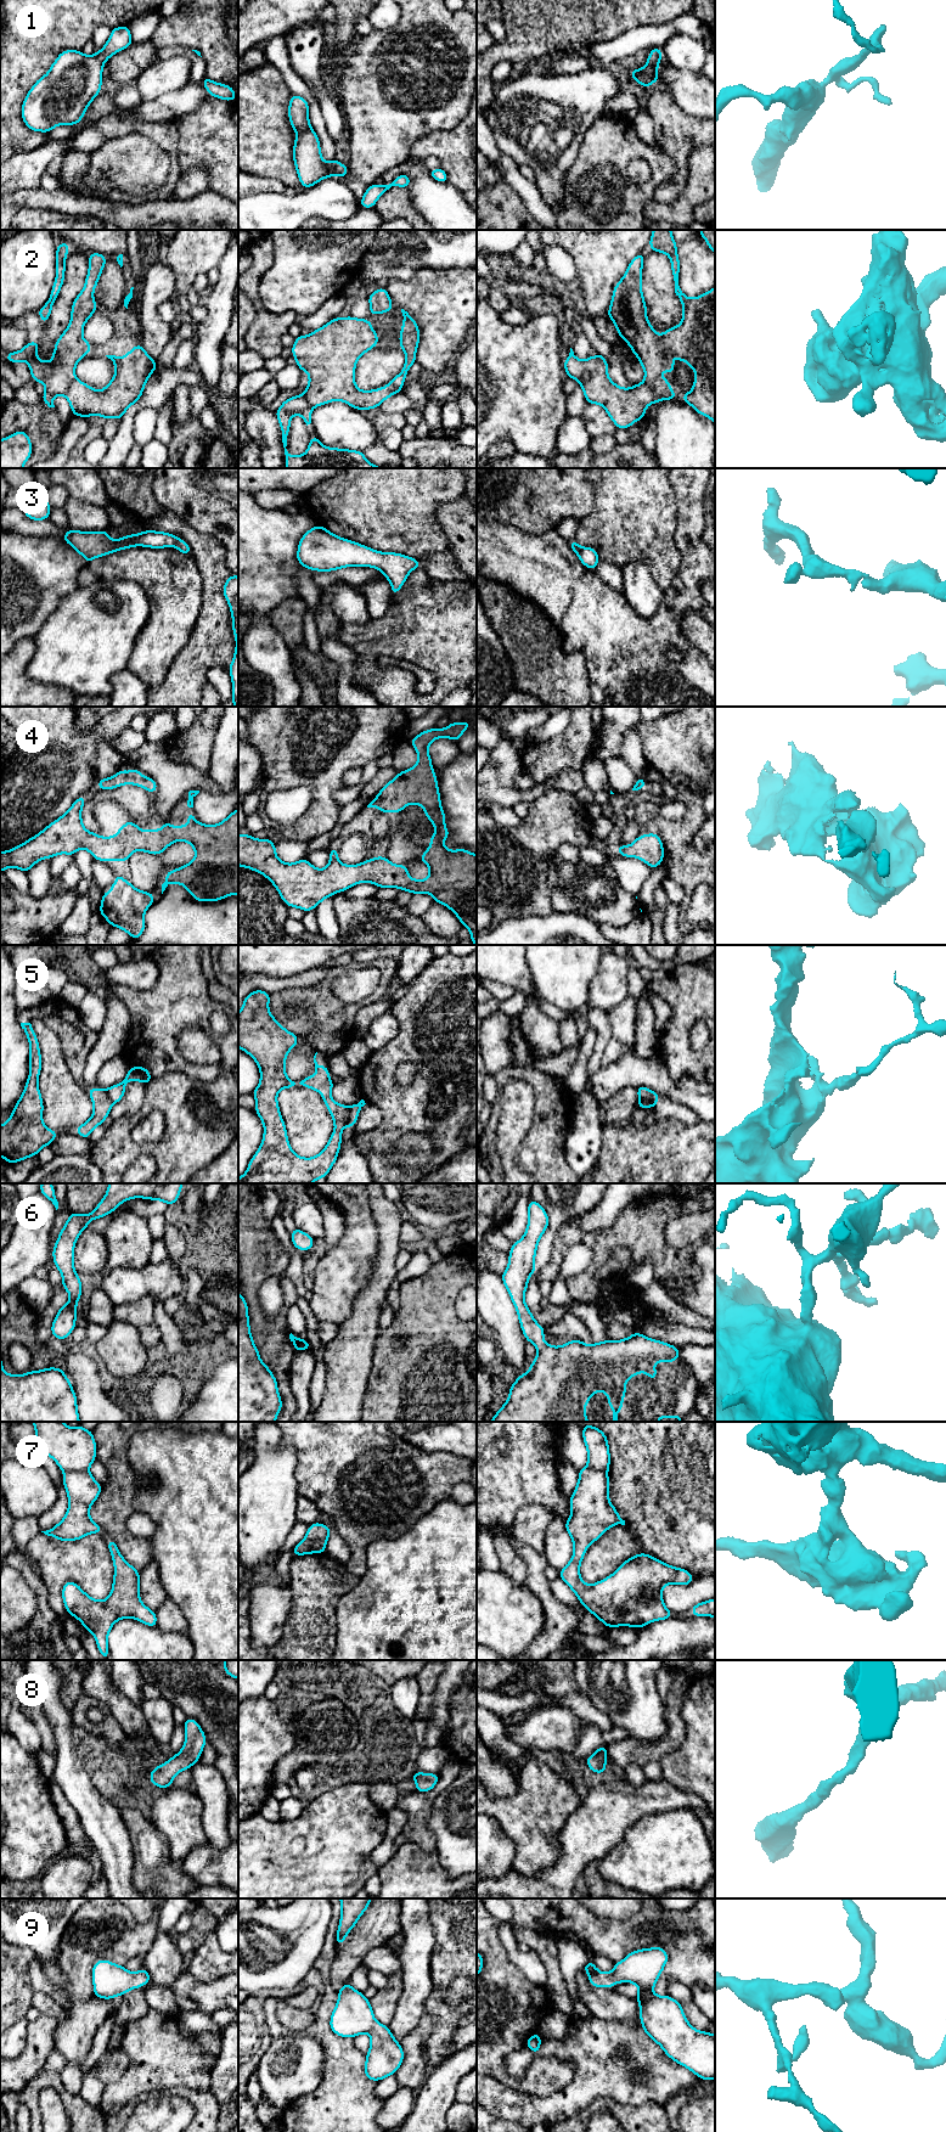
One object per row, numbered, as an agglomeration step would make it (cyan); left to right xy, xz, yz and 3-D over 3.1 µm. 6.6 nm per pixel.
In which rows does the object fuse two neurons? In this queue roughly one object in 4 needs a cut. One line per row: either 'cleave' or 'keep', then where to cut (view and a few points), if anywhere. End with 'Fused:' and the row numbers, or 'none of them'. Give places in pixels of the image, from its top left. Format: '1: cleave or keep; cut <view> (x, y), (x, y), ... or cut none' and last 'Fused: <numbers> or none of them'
1: keep; cut none
2: keep; cut none
3: keep; cut none
4: keep; cut none
5: cleave; cut xz (349, 1107), (349, 1119), (345, 1124)
6: keep; cut none
7: cleave; cut xy (88, 1469), (69, 1469), (65, 1473)
8: keep; cut none
9: keep; cut none
Fused: 5, 7

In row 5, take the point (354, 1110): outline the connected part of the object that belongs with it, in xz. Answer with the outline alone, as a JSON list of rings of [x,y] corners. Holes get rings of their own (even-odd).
[[[361,1099],[359,1103],[349,1107],[349,1120],[348,1120],[348,1123],[347,1123],[347,1125],[348,1125],[349,1127],[351,1127],[351,1129],[355,1127],[355,1123],[356,1123],[356,1120],[357,1120],[357,1115],[359,1115],[359,1113],[360,1113],[361,1108],[362,1108],[365,1104],[366,1104],[365,1101]]]

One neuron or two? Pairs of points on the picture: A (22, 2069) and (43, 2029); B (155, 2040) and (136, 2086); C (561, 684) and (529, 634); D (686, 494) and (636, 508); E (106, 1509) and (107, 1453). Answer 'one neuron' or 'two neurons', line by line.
A: one neuron
B: one neuron
C: one neuron
D: two neurons
E: one neuron

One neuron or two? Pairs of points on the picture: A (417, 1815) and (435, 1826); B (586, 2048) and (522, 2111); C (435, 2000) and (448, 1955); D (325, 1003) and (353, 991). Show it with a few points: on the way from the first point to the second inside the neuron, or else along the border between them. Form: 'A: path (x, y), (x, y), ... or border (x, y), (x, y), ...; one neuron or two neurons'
A: border (439, 1794), (427, 1824), (434, 1849); two neurons
B: path (586, 2071), (586, 2077), (556, 2108), (545, 2110); one neuron
C: path (440, 1989), (441, 1976), (446, 1965); one neuron
D: border (345, 971), (333, 980), (333, 997); two neurons

